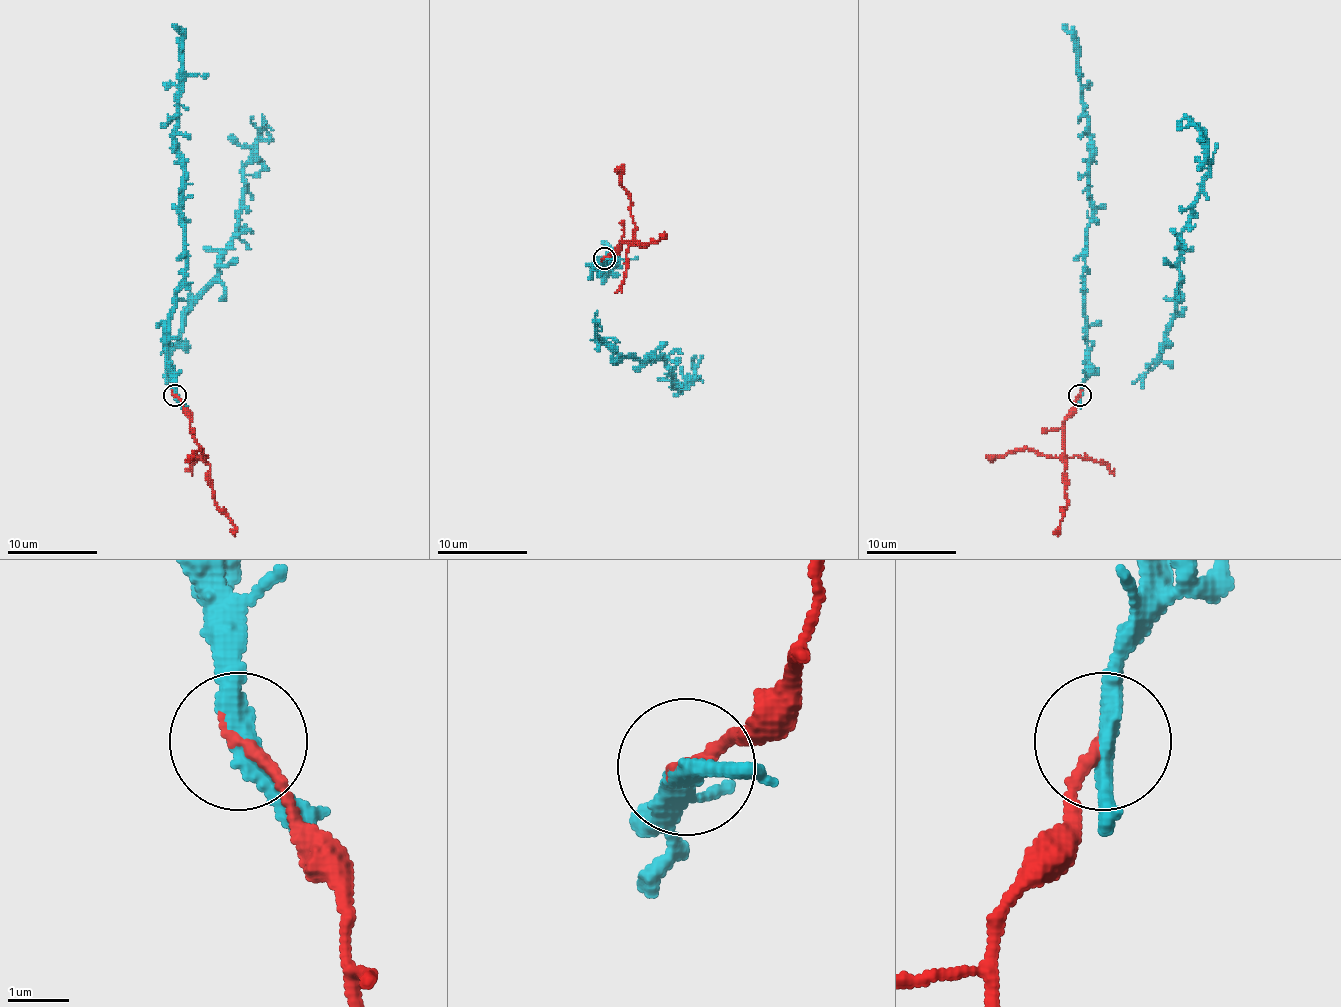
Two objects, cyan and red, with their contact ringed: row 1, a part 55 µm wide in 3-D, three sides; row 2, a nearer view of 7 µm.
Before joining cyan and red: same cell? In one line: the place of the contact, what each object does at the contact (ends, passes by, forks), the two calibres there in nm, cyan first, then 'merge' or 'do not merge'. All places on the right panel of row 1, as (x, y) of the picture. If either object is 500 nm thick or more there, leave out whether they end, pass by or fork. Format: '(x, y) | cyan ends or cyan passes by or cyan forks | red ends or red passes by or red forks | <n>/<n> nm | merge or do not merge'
(1080, 395) | cyan passes by | red ends | 320/200 nm | do not merge

